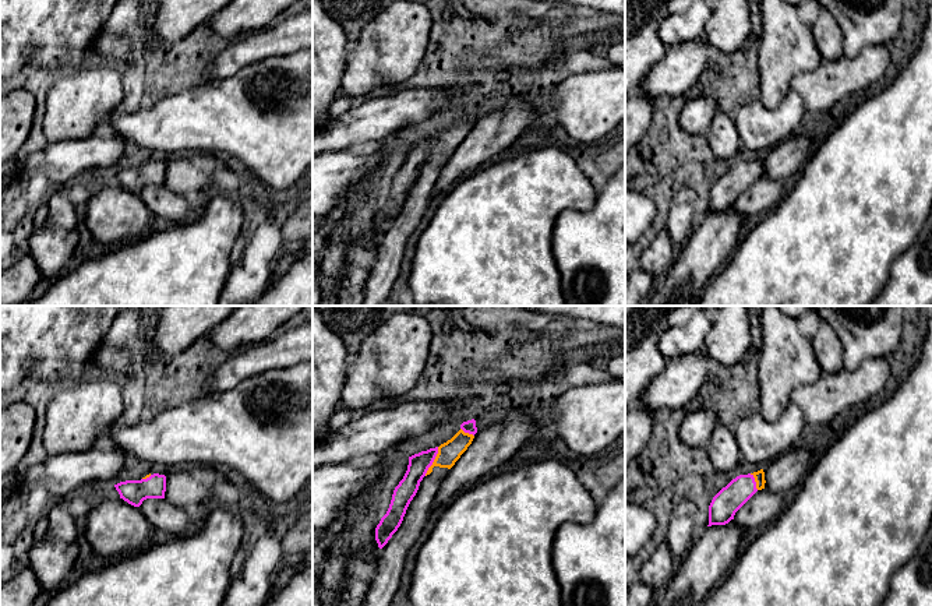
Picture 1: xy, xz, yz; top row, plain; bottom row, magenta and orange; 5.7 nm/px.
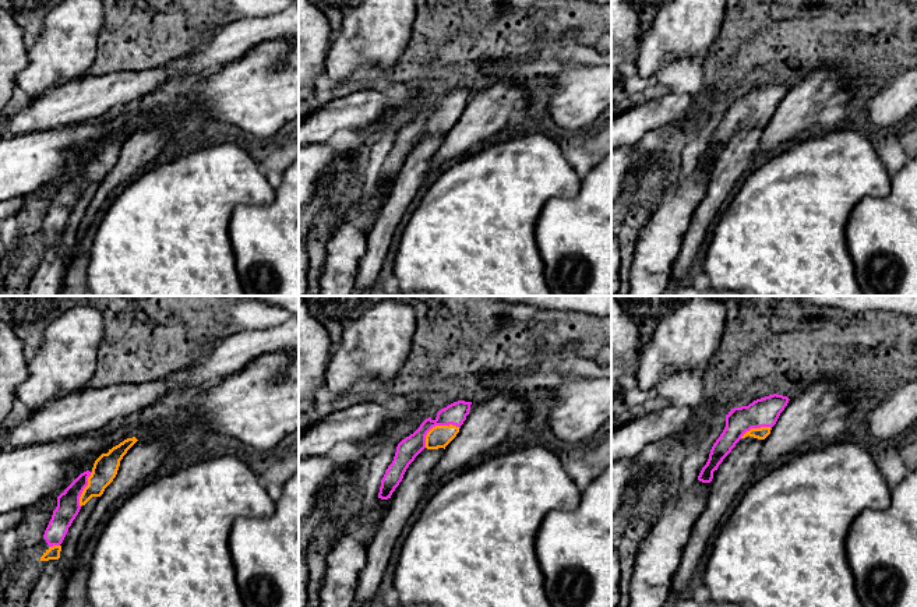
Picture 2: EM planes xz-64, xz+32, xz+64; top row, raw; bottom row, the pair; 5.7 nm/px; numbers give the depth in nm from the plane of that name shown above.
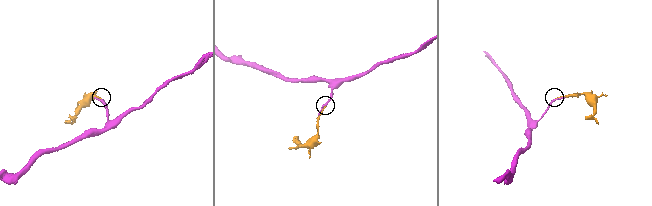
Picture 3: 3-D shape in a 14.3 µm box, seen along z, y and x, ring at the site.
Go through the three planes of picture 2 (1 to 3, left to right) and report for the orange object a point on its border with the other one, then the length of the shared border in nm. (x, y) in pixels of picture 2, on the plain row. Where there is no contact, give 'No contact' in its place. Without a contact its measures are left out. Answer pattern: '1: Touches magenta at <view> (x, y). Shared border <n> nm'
1: Touches magenta at xz-64 (84, 175). Shared border 220 nm
2: Touches magenta at xz+32 (436, 112). Shared border 240 nm
3: Touches magenta at xz+64 (755, 115). Shared border 190 nm

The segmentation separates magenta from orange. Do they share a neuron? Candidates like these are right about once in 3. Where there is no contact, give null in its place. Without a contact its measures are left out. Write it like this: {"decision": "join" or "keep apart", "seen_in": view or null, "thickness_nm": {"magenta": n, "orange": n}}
{"decision": "join", "seen_in": "xz", "thickness_nm": {"magenta": 120, "orange": 130}}

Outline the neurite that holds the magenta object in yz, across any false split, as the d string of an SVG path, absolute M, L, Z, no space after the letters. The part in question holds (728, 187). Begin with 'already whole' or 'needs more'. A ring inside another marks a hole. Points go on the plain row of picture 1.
needs more | M763 156L739 162L723 175L709 193L709 212L726 212L735 200L758 179L765 176Z

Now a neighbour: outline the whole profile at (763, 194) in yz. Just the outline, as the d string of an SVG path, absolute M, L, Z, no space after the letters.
M769 176L758 177L734 202L734 208L744 216L773 211L784 198L783 180Z

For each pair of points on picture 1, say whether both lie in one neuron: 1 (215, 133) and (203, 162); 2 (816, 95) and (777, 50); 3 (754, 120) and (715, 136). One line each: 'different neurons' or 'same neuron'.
1: different neurons
2: different neurons
3: different neurons

